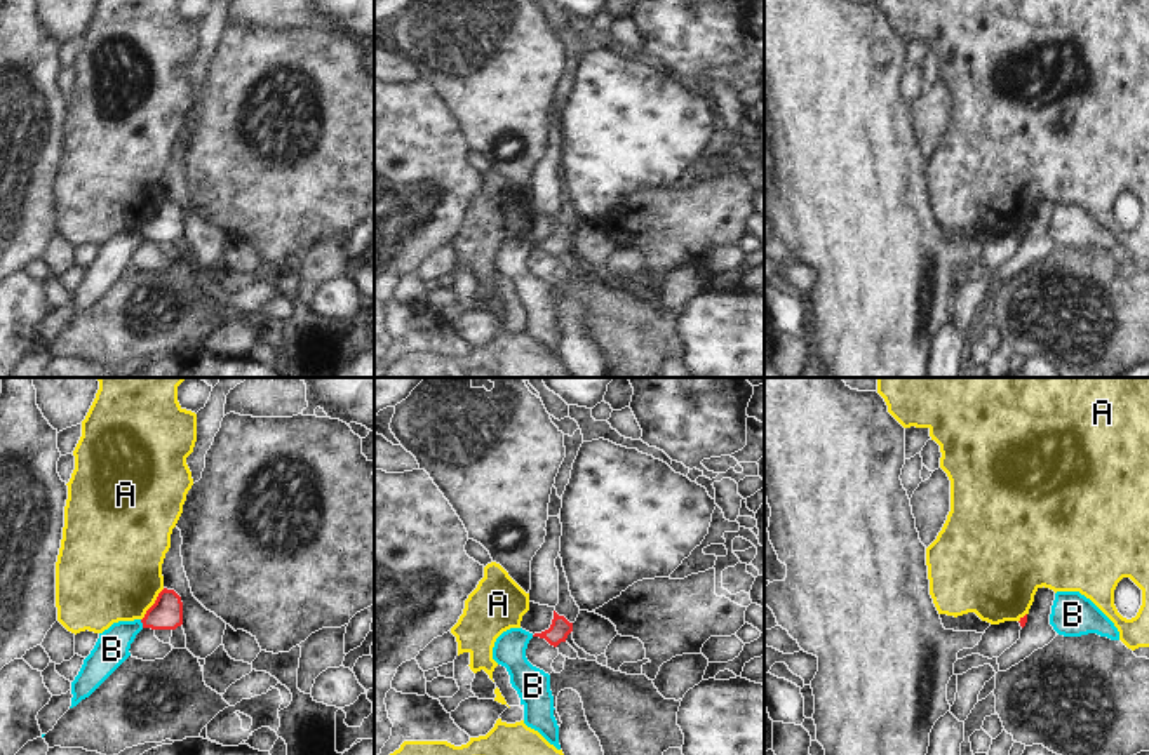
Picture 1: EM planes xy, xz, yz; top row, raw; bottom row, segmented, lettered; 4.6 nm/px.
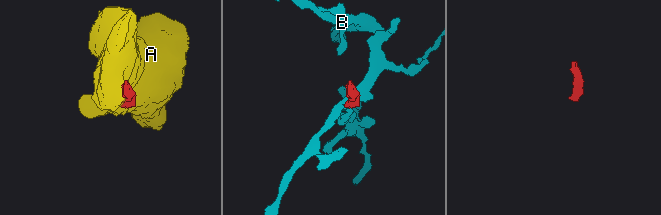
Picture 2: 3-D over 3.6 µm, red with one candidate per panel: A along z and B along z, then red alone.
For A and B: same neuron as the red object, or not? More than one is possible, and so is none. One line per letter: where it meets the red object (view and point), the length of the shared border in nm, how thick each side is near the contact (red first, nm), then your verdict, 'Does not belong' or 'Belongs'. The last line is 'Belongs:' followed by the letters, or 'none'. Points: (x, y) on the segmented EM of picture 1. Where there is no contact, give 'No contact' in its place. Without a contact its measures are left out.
A: Touches red at xy (154, 604). Shared border 190 nm. Thickness 150 nm (red) against 460 nm. Does not belong
B: Touches red at xy (141, 621). Shared border 40 nm. Thickness 150 nm (red) against 160 nm. Does not belong
Belongs: none.

